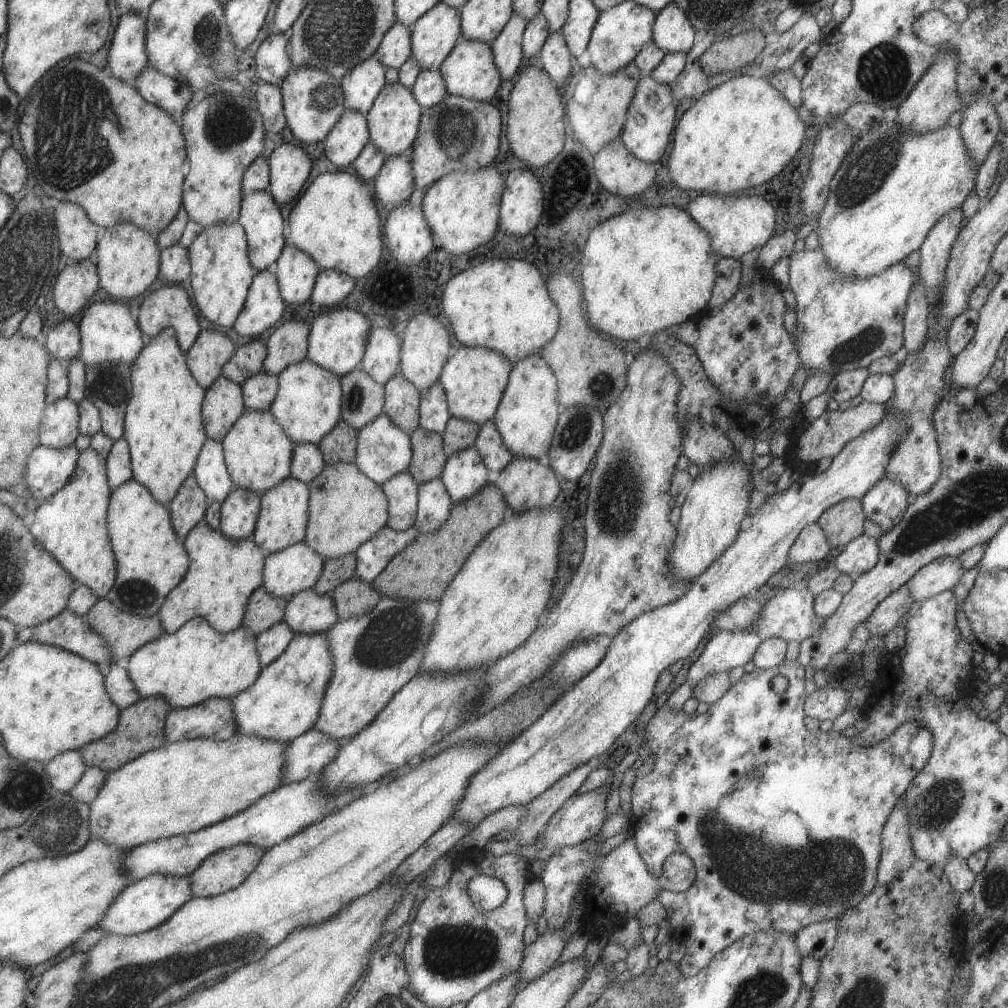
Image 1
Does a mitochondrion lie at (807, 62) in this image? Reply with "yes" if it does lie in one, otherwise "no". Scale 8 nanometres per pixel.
no

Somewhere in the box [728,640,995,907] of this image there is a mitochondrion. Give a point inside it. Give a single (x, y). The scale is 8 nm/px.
(945, 798)

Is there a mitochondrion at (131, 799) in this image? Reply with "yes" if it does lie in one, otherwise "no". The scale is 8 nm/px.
no

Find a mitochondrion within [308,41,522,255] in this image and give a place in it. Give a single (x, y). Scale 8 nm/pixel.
(456, 132)

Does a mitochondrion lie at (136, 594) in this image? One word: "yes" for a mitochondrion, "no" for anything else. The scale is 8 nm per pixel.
yes

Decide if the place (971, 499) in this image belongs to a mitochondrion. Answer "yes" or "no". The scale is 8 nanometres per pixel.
yes

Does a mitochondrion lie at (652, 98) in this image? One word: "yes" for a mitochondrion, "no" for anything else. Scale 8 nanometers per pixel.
yes

